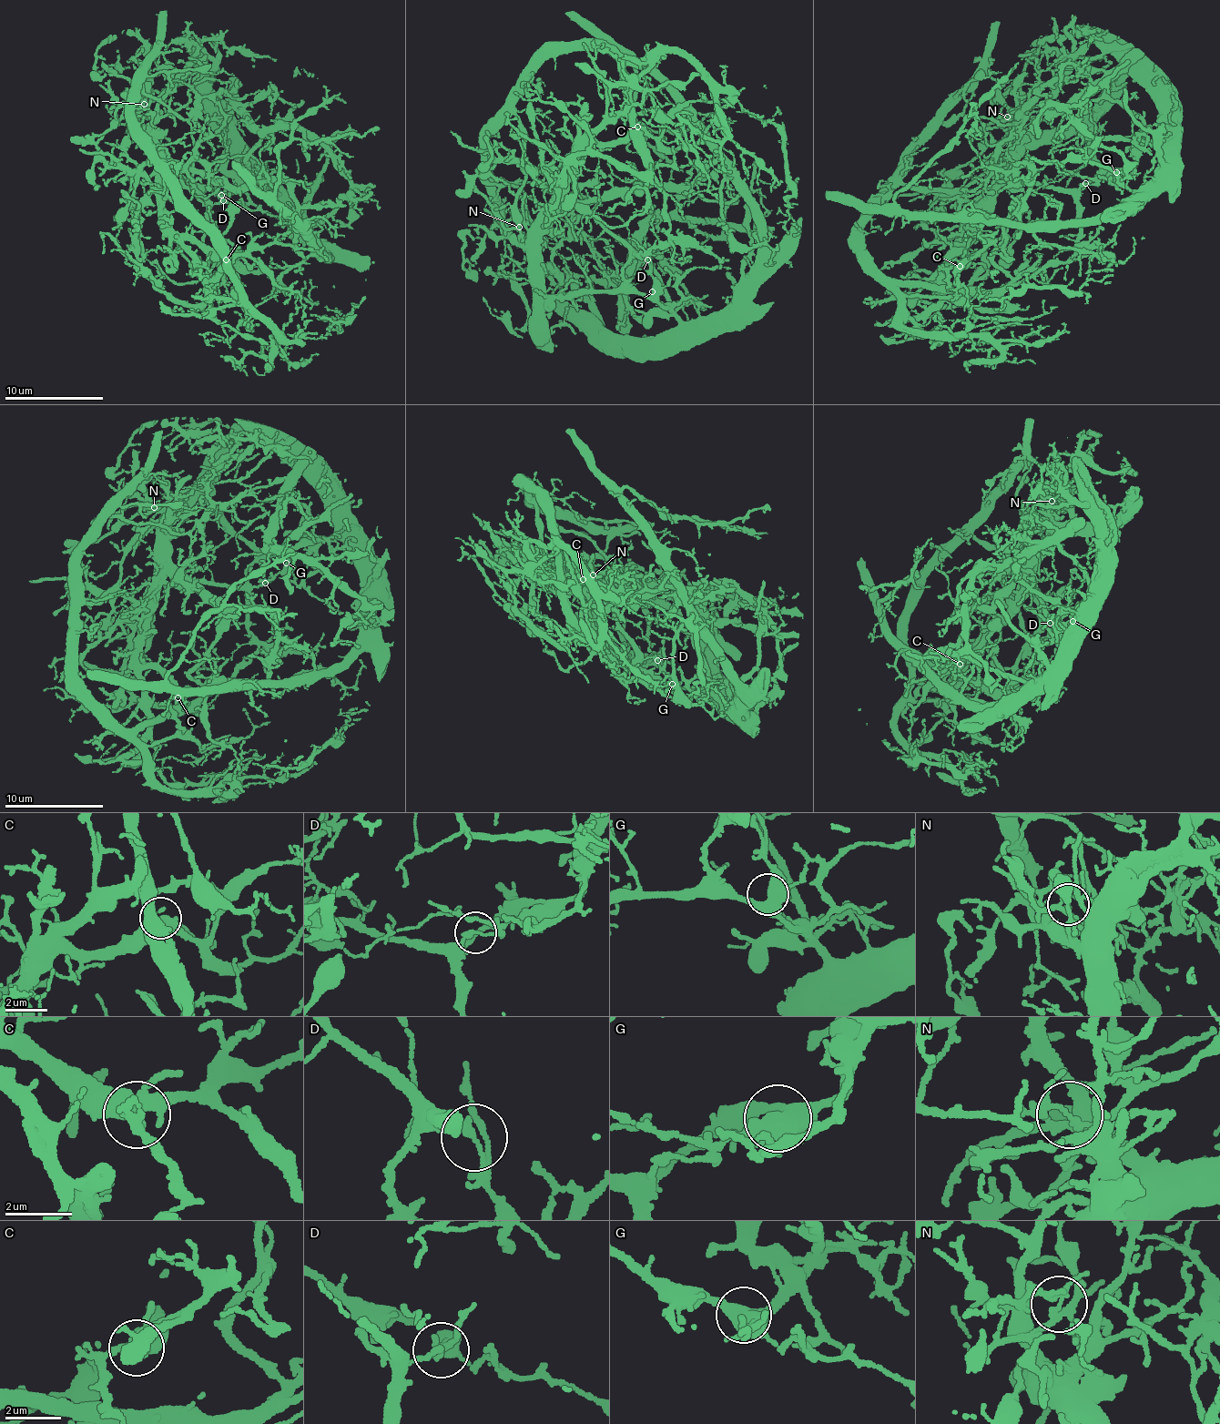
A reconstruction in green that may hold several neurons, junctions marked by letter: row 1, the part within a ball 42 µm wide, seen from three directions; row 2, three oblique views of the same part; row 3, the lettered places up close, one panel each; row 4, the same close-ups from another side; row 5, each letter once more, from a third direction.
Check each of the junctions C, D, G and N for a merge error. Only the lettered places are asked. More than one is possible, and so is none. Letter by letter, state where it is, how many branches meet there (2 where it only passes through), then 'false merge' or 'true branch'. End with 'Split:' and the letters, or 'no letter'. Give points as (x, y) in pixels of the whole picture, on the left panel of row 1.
C: place (226, 259); branches 4; true branch
D: place (223, 200); branches 2; false merge
G: place (221, 195); branches 4; true branch
N: place (144, 104); branches 4; false merge
Split: D, N

